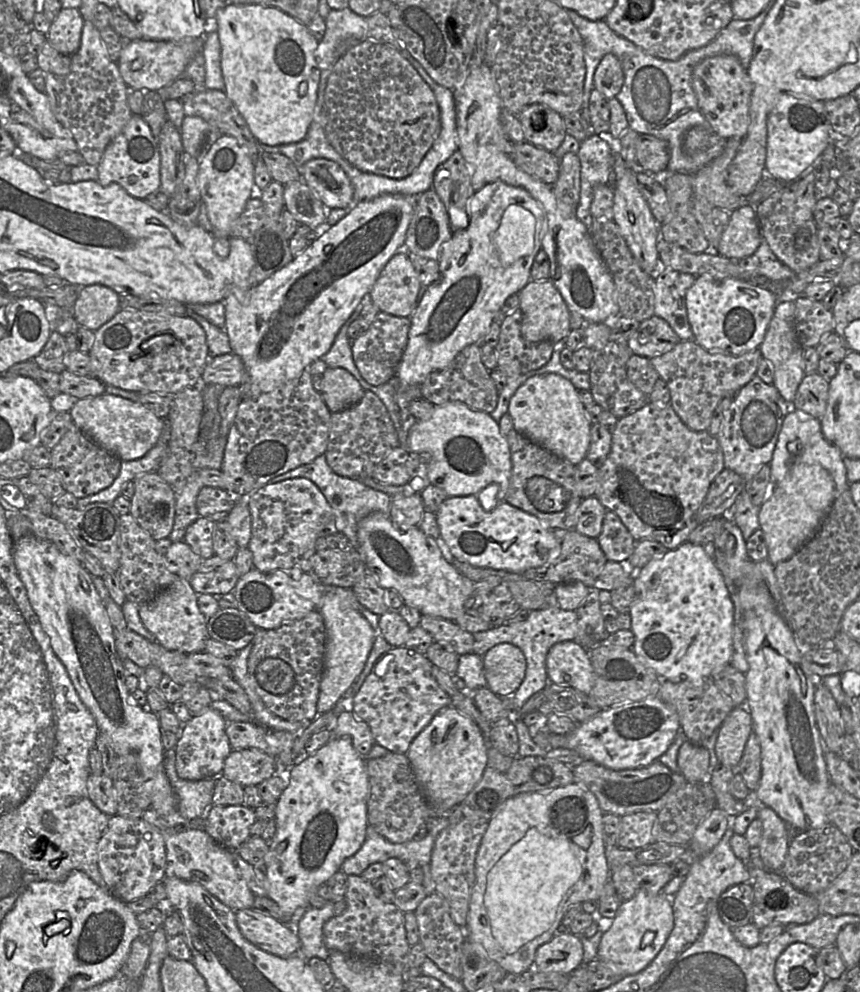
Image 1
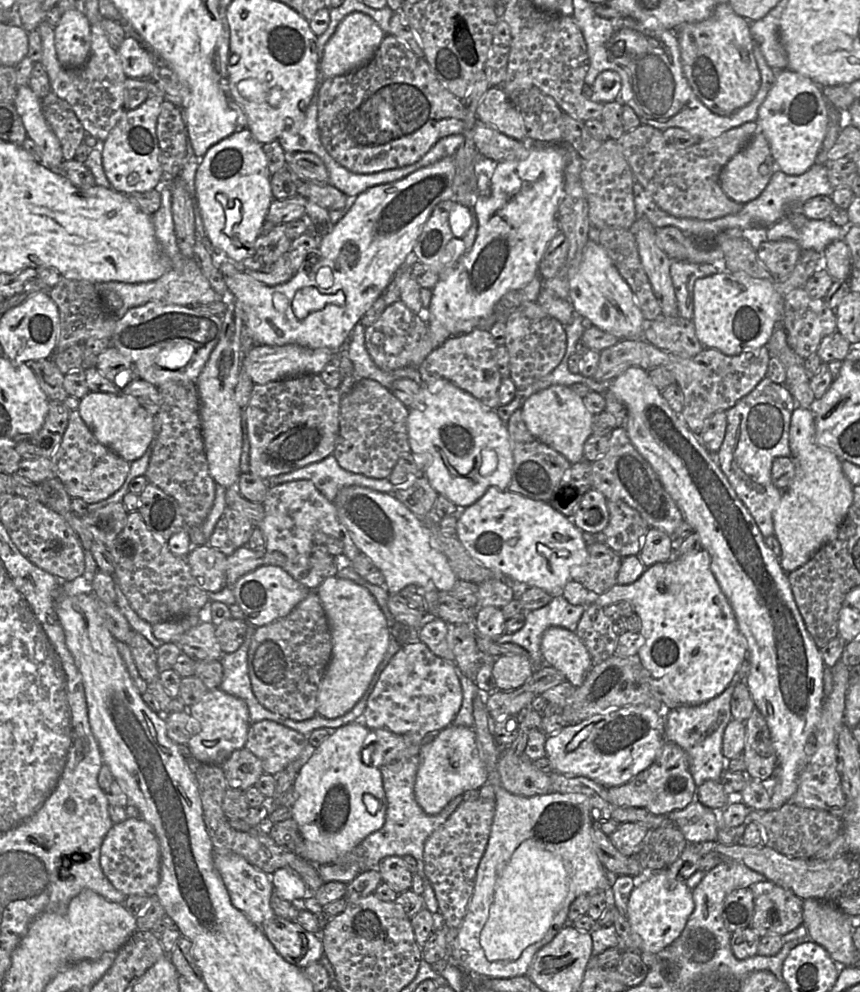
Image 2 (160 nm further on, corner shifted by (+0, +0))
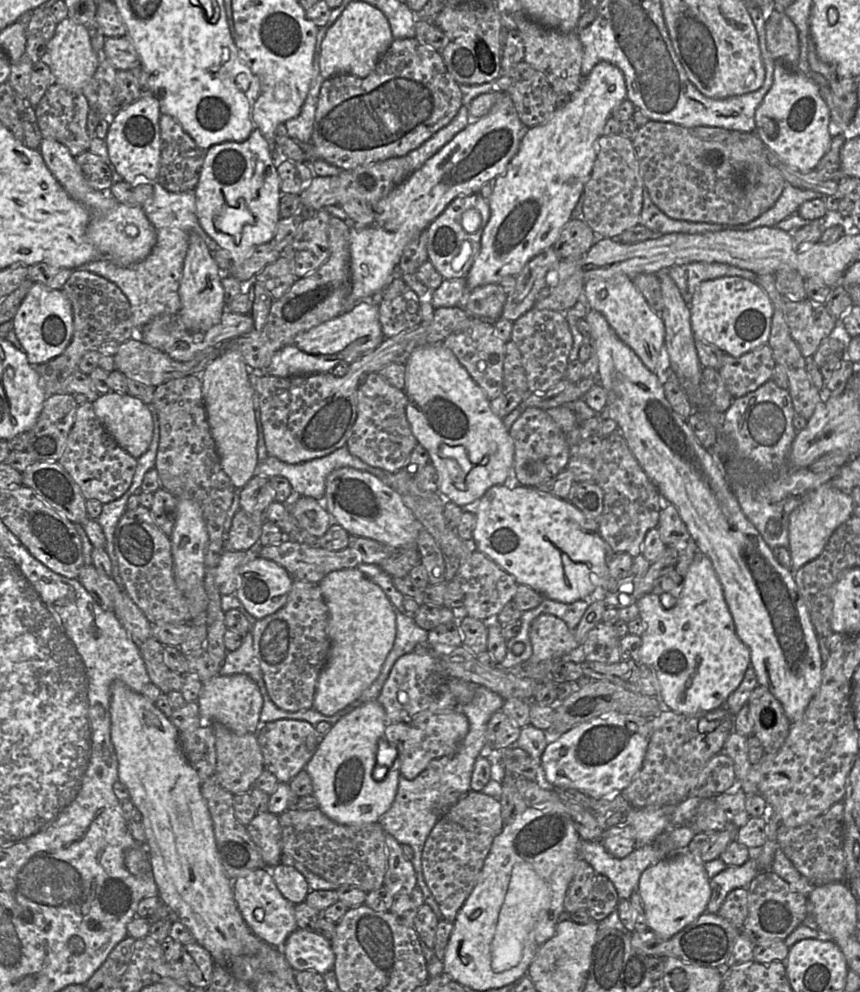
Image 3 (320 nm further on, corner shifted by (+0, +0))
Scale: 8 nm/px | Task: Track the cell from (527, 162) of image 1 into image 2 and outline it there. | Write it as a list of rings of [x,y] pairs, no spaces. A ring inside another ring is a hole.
[[[386,35],[381,41],[378,49],[376,50],[372,59],[364,66],[348,72],[343,75],[330,77],[324,79],[318,90],[318,129],[321,138],[321,142],[327,152],[337,161],[340,165],[344,166],[348,170],[354,173],[360,174],[370,174],[375,172],[380,172],[383,170],[395,169],[411,165],[416,163],[421,159],[432,147],[439,141],[441,138],[452,135],[452,134],[462,134],[463,136],[469,135],[477,149],[479,155],[483,158],[490,159],[496,163],[508,160],[523,160],[528,157],[532,145],[529,144],[527,140],[517,141],[513,138],[508,137],[507,135],[499,132],[497,129],[485,124],[477,118],[473,129],[470,133],[467,132],[467,123],[466,123],[466,112],[463,106],[461,99],[453,95],[450,91],[445,89],[439,82],[437,76],[430,68],[428,62],[424,57],[417,56],[414,54],[406,44],[402,41],[396,39],[392,35]]]

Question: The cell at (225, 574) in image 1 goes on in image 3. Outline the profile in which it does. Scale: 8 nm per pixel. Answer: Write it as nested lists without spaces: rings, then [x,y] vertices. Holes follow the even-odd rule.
[[[285,539],[272,546],[259,549],[259,557],[281,565],[294,580],[318,584],[328,573],[357,567],[361,563],[360,554],[346,547],[333,551],[312,547],[295,539]]]

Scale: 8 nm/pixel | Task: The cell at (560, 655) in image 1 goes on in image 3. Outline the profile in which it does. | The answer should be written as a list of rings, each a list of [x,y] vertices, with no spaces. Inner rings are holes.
[[[540,614],[530,627],[533,653],[529,659],[516,666],[535,666],[548,658],[561,658],[580,646],[567,624],[553,614]]]

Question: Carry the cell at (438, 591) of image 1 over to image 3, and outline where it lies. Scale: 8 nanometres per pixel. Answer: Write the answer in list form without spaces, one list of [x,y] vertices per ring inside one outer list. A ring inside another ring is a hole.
[[[352,467],[333,470],[327,476],[323,503],[333,521],[350,535],[370,538],[396,549],[416,546],[423,527],[394,489],[378,477]]]

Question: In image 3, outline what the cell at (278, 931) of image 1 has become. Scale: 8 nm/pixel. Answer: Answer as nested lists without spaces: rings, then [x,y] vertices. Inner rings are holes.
[[[296,929],[281,950],[296,972],[310,970],[324,975],[334,968],[335,954],[331,941],[314,931]]]

